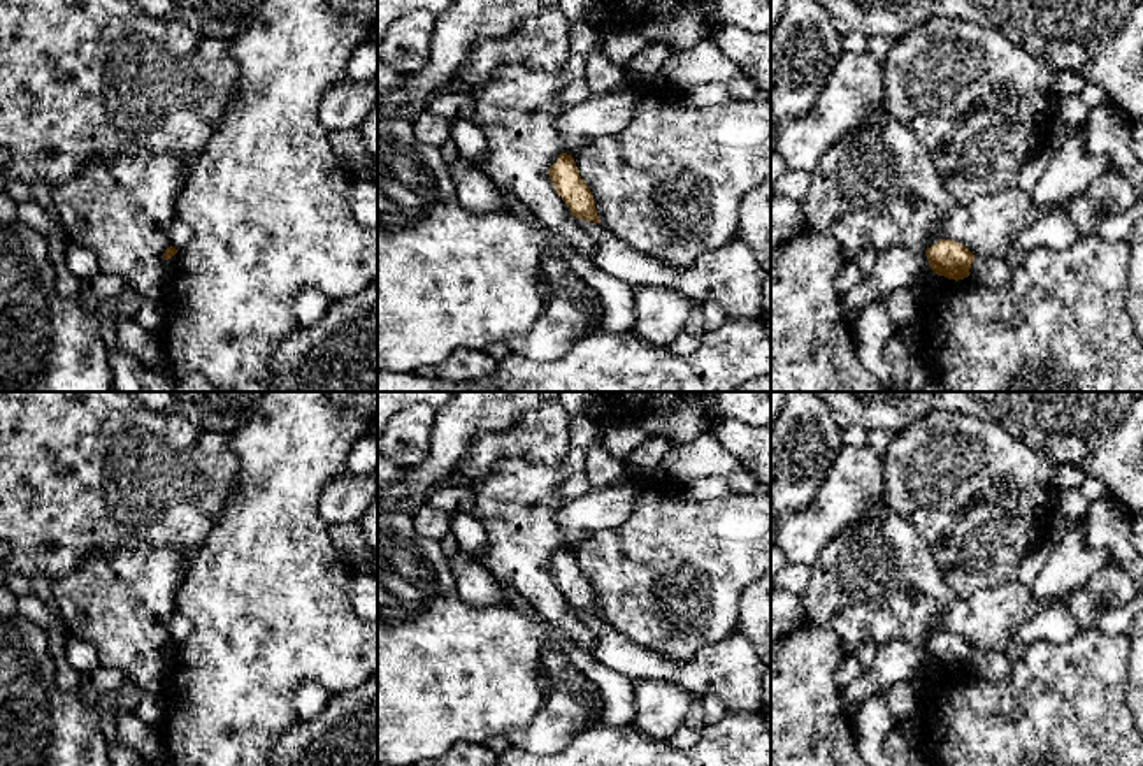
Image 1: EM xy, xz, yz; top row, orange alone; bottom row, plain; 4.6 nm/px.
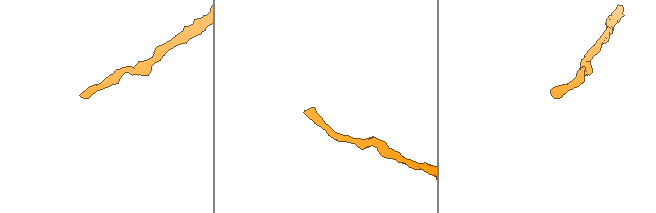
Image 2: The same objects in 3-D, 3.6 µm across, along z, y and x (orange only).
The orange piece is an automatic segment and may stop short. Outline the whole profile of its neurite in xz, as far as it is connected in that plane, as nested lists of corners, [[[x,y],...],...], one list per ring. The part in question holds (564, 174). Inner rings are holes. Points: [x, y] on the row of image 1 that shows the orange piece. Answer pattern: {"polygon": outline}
{"polygon": [[[567,153],[558,155],[548,170],[553,188],[562,197],[571,214],[600,225],[590,188],[581,179],[574,158]]]}

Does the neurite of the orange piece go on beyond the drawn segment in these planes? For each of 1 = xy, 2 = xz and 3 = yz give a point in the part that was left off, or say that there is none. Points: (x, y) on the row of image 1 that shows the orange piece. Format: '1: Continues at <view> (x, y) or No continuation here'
1: No continuation here
2: No continuation here
3: No continuation here

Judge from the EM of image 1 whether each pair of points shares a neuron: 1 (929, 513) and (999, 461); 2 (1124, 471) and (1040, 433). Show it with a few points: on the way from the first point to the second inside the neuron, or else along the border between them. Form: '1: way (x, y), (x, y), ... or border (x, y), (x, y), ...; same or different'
1: way (947, 496), (956, 487), (973, 487), (982, 478); same
2: way (1103, 450), (1089, 436), (1061, 433); same

